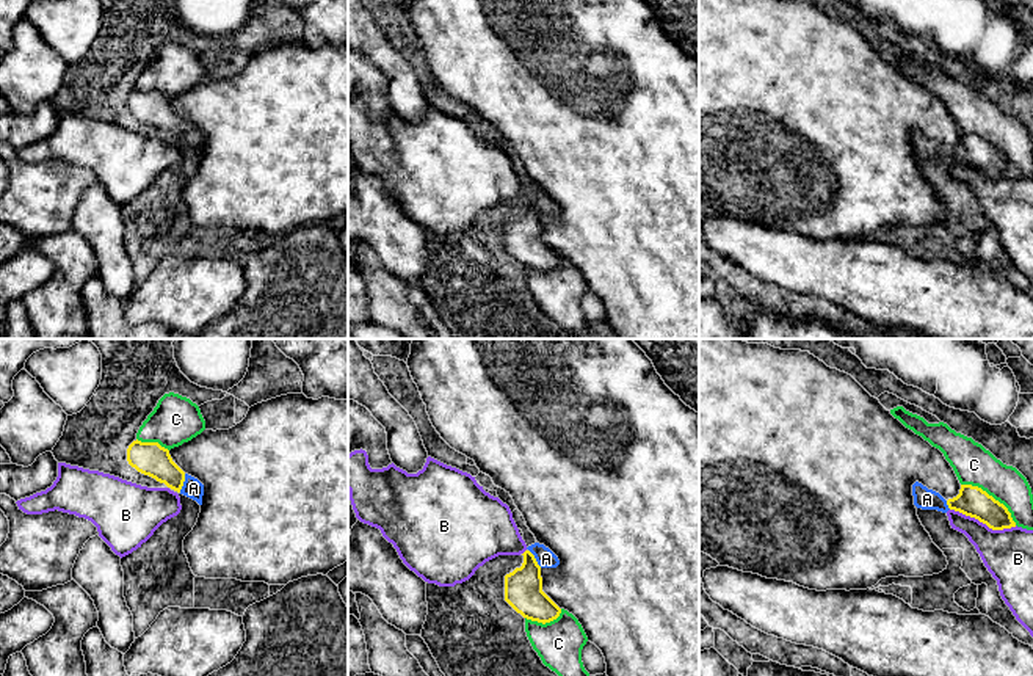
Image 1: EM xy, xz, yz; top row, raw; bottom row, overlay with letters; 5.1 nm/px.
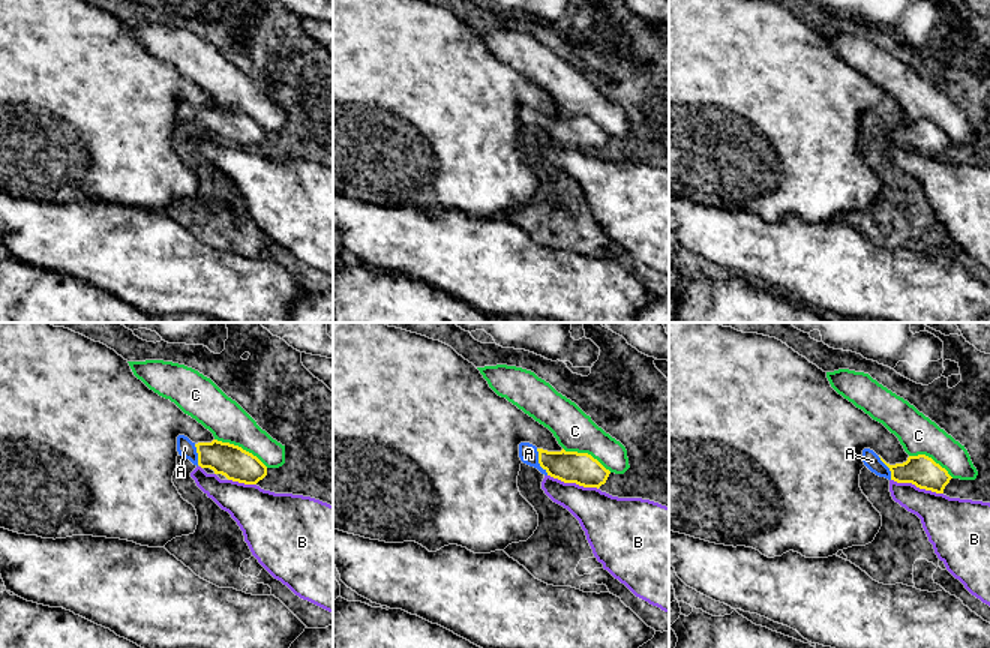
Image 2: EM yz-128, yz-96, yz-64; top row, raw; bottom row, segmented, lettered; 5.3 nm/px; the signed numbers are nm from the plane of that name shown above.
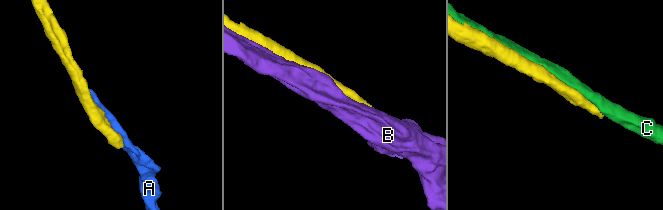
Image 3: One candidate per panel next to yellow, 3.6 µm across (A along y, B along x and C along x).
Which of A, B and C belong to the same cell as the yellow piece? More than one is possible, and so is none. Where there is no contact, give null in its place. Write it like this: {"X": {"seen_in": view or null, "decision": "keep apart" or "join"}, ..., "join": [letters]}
{"A": {"seen_in": "xy", "decision": "join"}, "B": {"seen_in": "yz", "decision": "keep apart"}, "C": {"seen_in": "yz", "decision": "keep apart"}, "join": ["A"]}

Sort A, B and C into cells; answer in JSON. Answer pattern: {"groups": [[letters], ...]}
{"groups": [["A"], ["B"], ["C"]]}

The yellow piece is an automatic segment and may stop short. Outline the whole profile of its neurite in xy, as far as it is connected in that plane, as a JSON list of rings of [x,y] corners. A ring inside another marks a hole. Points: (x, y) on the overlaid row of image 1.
[[[133,441],[127,449],[127,461],[138,472],[165,483],[168,488],[202,505],[204,485],[185,474],[158,442]]]

